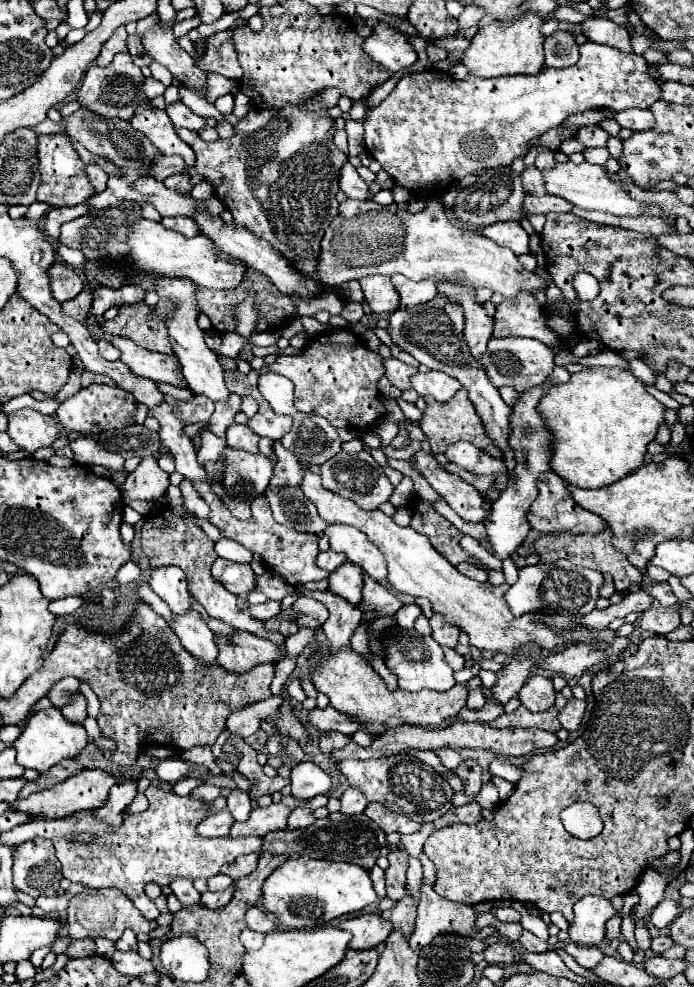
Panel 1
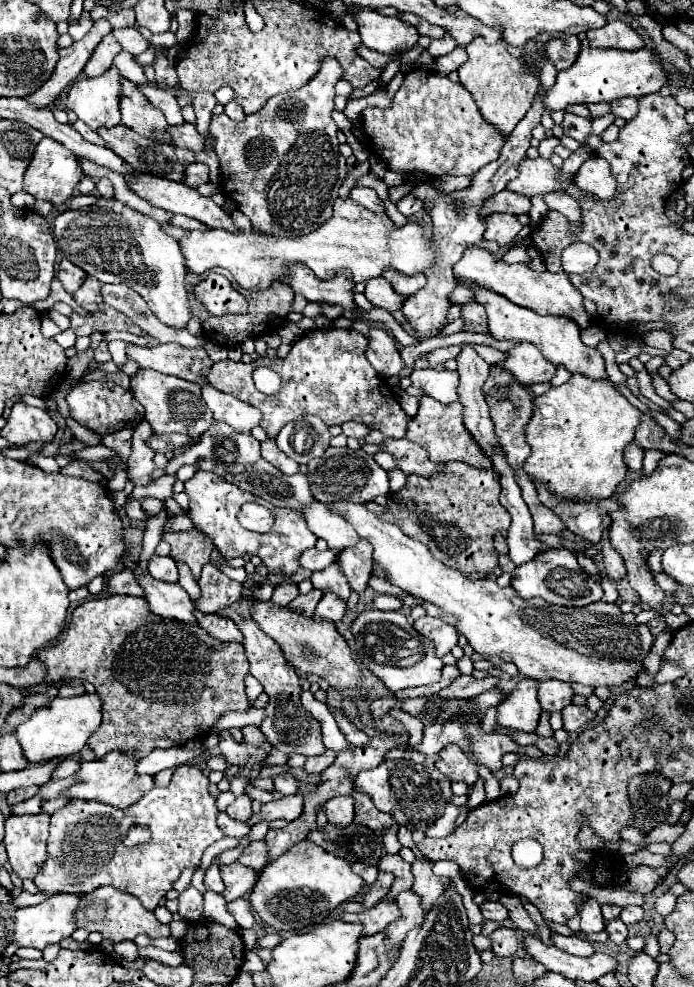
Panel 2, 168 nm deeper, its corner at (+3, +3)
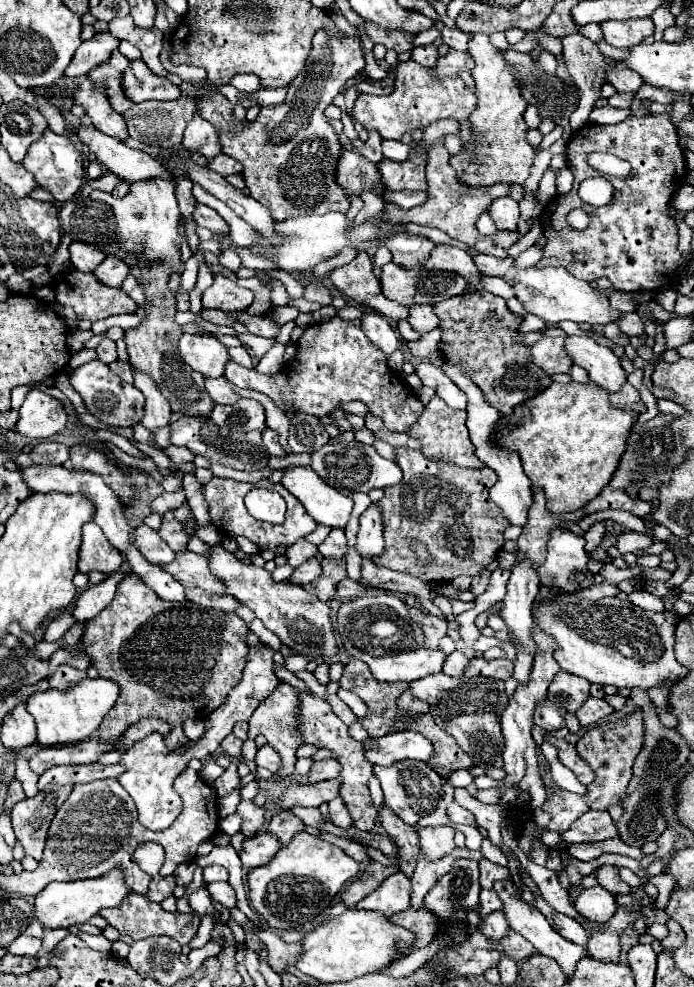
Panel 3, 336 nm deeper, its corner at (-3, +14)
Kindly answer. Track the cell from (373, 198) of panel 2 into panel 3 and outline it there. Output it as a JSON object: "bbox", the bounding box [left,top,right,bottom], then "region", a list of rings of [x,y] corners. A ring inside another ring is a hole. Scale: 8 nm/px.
{"bbox":[383,189,427,209],"region":[[[387,189],[383,193],[383,197],[385,197],[385,201],[389,201],[389,203],[401,207],[401,209],[413,209],[413,207],[425,203],[427,193],[417,193],[417,191],[389,191]]]}

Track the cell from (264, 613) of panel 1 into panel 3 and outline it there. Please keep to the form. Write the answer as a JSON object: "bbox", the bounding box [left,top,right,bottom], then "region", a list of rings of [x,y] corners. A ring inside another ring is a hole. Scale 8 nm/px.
{"bbox":[289,557,321,585],"region":[[[313,557],[313,559],[305,561],[303,565],[299,565],[299,567],[293,571],[293,575],[289,577],[289,583],[307,585],[307,583],[315,581],[319,575],[321,575],[321,565],[319,565],[319,561]]]}

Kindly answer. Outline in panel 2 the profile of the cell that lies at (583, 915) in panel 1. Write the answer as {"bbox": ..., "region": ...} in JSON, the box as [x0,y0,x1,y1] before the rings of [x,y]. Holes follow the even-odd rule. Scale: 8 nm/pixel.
{"bbox":[581,900,605,934],"region":[[[587,900],[583,910],[581,910],[581,932],[583,934],[593,934],[601,932],[605,928],[605,920],[601,914],[601,906],[597,900]]]}

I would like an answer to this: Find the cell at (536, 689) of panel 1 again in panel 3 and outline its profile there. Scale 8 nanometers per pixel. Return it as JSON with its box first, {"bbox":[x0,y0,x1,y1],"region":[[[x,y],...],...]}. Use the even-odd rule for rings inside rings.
{"bbox":[549,671,591,713],"region":[[[559,671],[549,685],[549,701],[575,713],[589,697],[589,685],[591,683],[583,681],[581,677]]]}

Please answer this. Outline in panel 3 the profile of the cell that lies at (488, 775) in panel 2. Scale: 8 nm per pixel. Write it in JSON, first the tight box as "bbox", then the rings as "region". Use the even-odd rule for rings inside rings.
{"bbox":[365,731,433,765],"region":[[[417,731],[389,733],[385,737],[375,739],[371,747],[365,747],[365,757],[373,765],[391,765],[403,759],[419,759],[429,763],[433,755],[433,743]]]}

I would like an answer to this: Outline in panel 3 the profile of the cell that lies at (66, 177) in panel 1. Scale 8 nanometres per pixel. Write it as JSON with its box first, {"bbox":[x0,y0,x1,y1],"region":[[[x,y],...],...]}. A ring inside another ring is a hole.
{"bbox":[23,129,85,203],"region":[[[45,129],[43,137],[29,147],[29,151],[23,159],[23,167],[35,177],[37,185],[47,189],[59,203],[69,201],[79,191],[79,187],[83,185],[83,177],[85,177],[83,175],[85,173],[83,155],[79,153],[77,145],[71,143],[69,139],[53,133],[51,129]]]}

